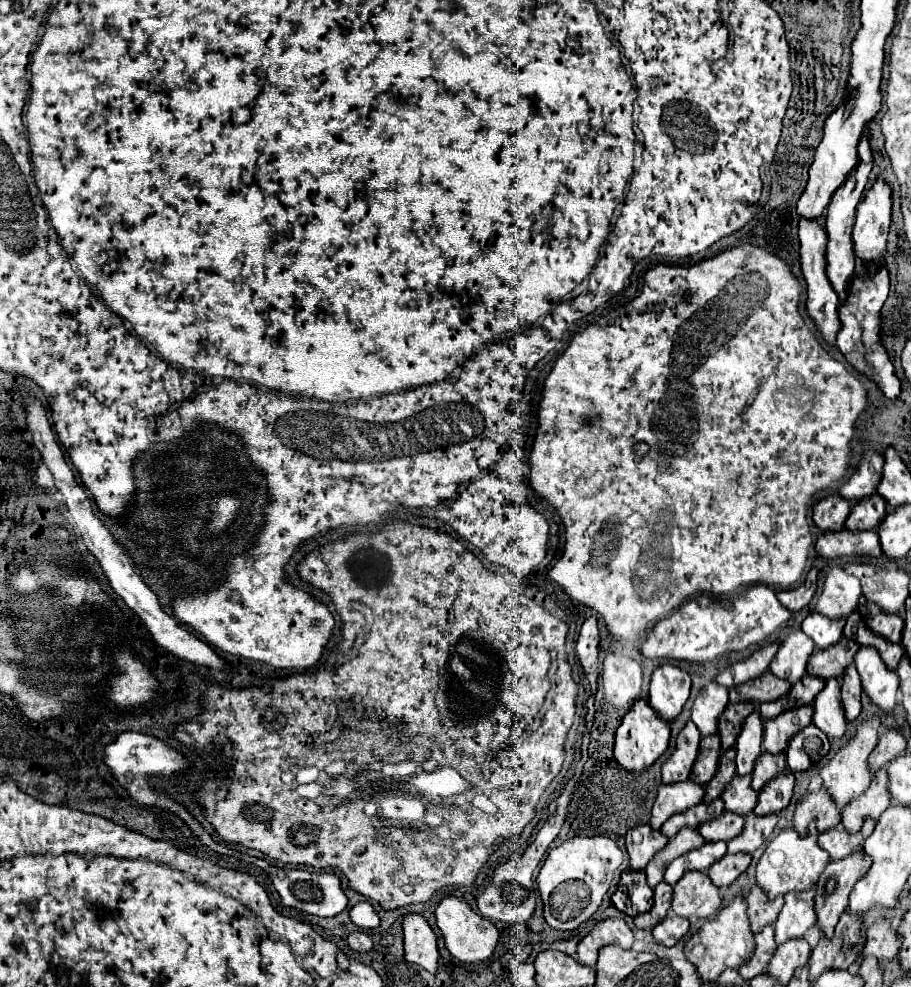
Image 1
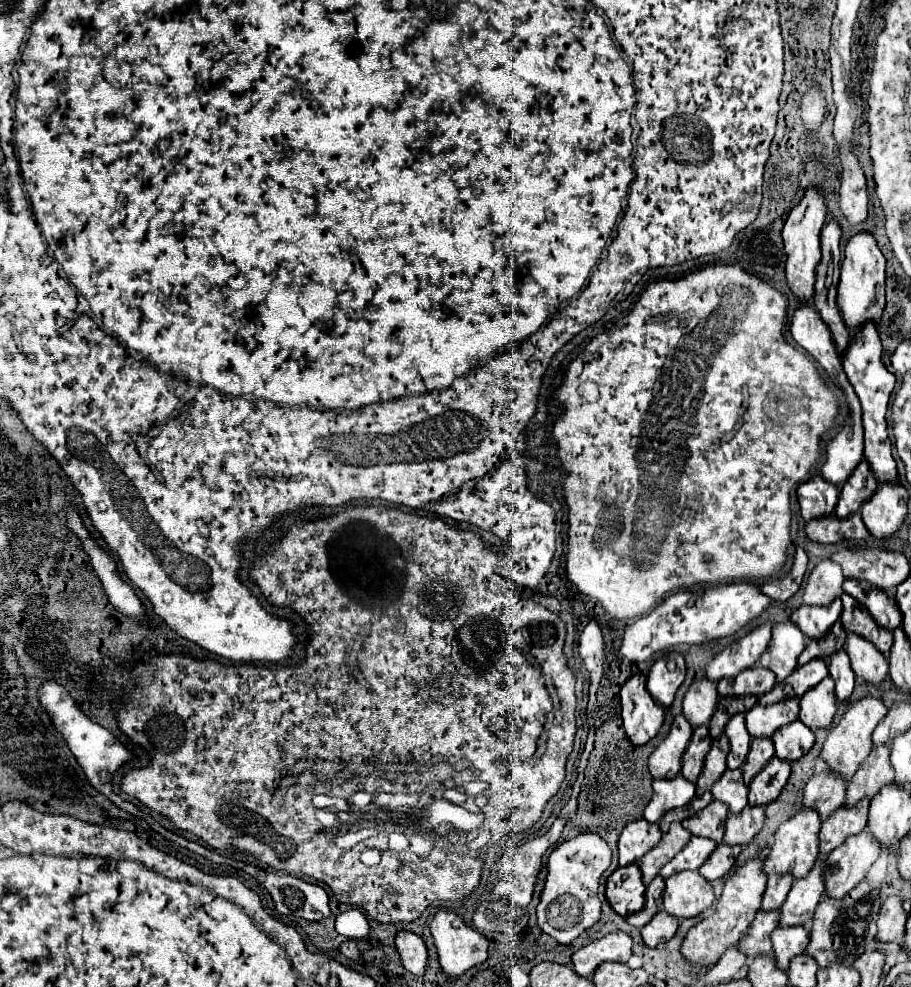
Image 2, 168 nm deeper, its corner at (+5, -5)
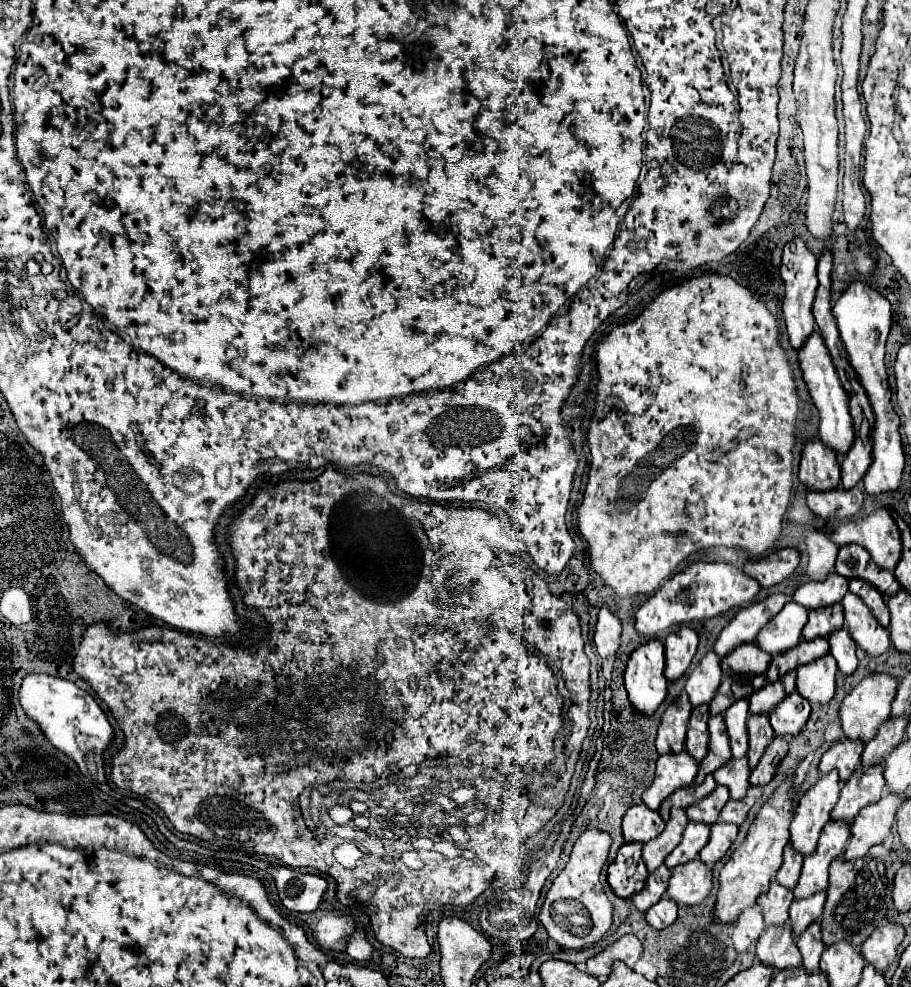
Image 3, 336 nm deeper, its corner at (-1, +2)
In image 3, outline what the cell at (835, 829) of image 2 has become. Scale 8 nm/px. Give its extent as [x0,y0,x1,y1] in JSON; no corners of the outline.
[831,765,885,821]

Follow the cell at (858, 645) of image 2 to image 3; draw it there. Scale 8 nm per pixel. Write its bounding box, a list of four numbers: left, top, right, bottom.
[841,593,891,655]

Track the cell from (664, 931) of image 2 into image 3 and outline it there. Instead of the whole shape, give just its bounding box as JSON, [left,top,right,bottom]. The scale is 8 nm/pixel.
[645,897,677,929]

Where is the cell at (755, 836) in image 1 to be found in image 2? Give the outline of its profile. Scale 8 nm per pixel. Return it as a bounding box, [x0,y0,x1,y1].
[723,806,765,846]

